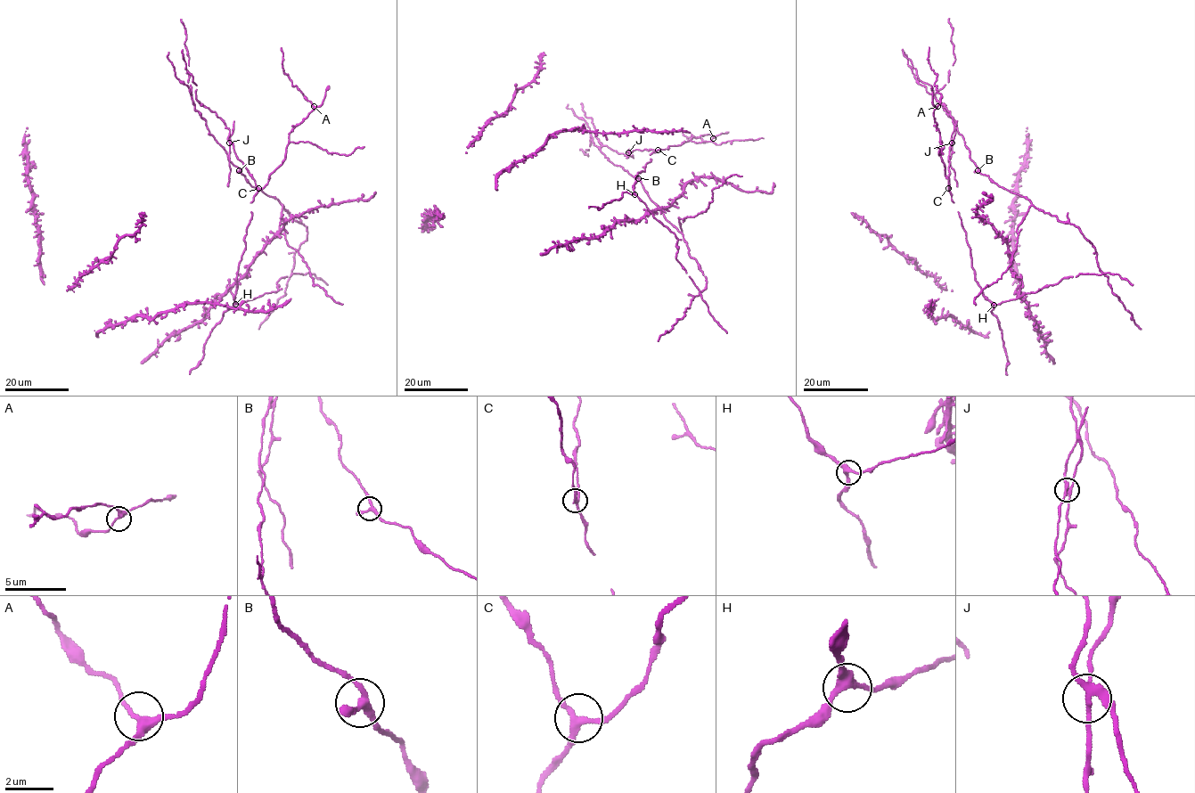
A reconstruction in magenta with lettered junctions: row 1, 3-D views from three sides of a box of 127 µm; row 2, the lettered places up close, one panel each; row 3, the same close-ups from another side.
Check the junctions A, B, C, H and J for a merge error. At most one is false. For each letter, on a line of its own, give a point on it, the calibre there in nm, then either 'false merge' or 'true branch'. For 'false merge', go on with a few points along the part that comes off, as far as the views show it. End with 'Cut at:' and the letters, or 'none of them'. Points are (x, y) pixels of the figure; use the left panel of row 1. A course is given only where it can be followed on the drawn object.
A: at (314, 106); 280 nm thick; true branch
B: at (239, 170); 240 nm thick; true branch
C: at (258, 188); 200 nm thick; true branch
H: at (235, 304); 320 nm thick; true branch
J: at (229, 143); 280 nm thick; false merge; foreign part runs (230, 143), (228, 186)
Cut at: J

